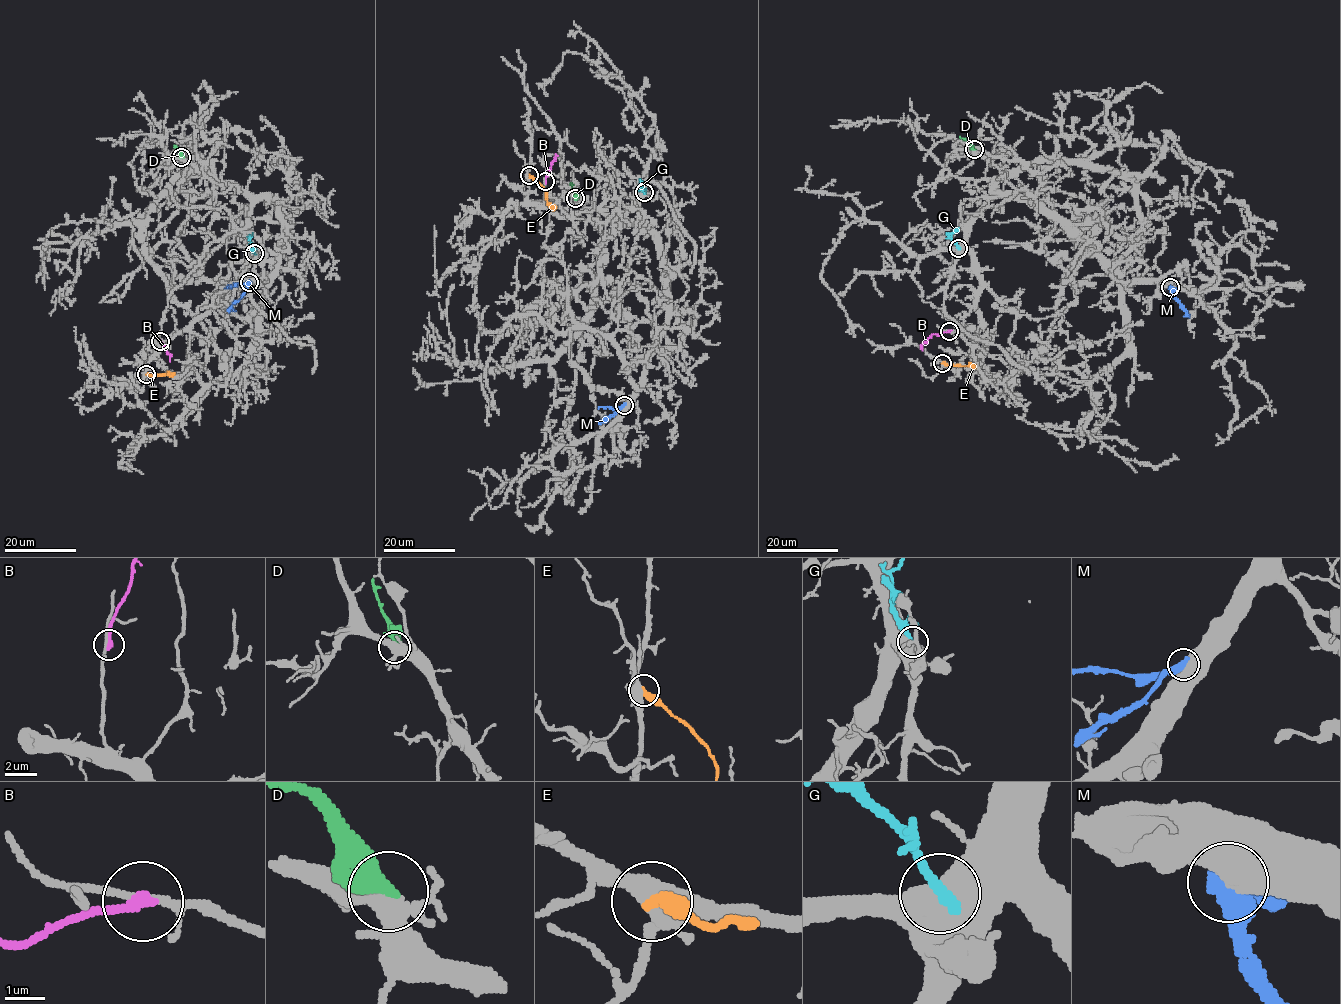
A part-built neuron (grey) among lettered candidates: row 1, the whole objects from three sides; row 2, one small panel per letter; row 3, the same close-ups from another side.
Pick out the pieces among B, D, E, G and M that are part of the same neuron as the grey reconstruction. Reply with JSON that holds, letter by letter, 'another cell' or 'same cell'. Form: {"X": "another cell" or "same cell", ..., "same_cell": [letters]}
{"B": "another cell", "D": "another cell", "E": "another cell", "G": "another cell", "M": "another cell", "same_cell": []}

